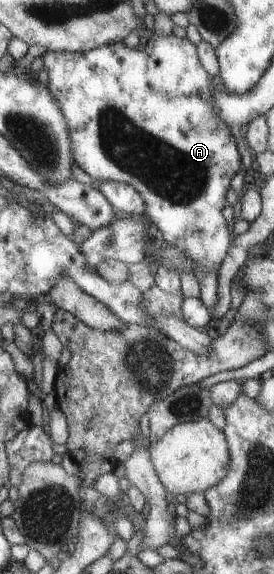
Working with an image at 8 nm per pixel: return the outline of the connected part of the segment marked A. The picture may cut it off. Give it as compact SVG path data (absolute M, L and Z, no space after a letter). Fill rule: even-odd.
M171 33L168 36L155 36L150 38L143 48L127 48L123 42L112 43L83 52L44 52L43 55L44 70L49 77L48 88L52 91L53 96L60 103L61 110L64 111L65 118L69 126L72 138L73 158L76 159L77 165L94 180L116 181L120 180L125 184L133 186L144 200L144 213L154 232L161 236L165 243L170 246L180 247L185 250L193 262L197 262L195 279L199 282L200 300L203 302L208 313L211 314L211 308L217 306L220 296L217 295L217 272L221 265L221 260L225 258L225 252L231 244L229 240L229 230L227 224L221 216L221 208L225 204L225 192L229 188L229 180L235 176L235 172L241 170L241 160L239 152L235 148L235 140L229 132L230 128L227 123L221 122L217 116L212 104L213 88L211 88L211 76L201 68L195 46L186 38L176 38Z

